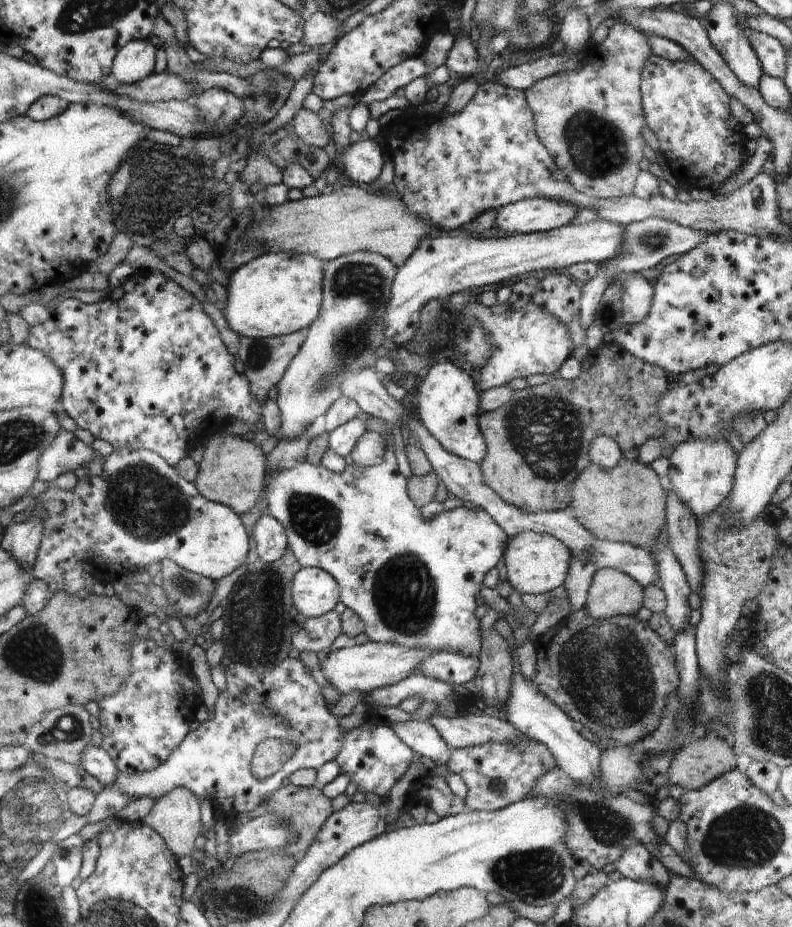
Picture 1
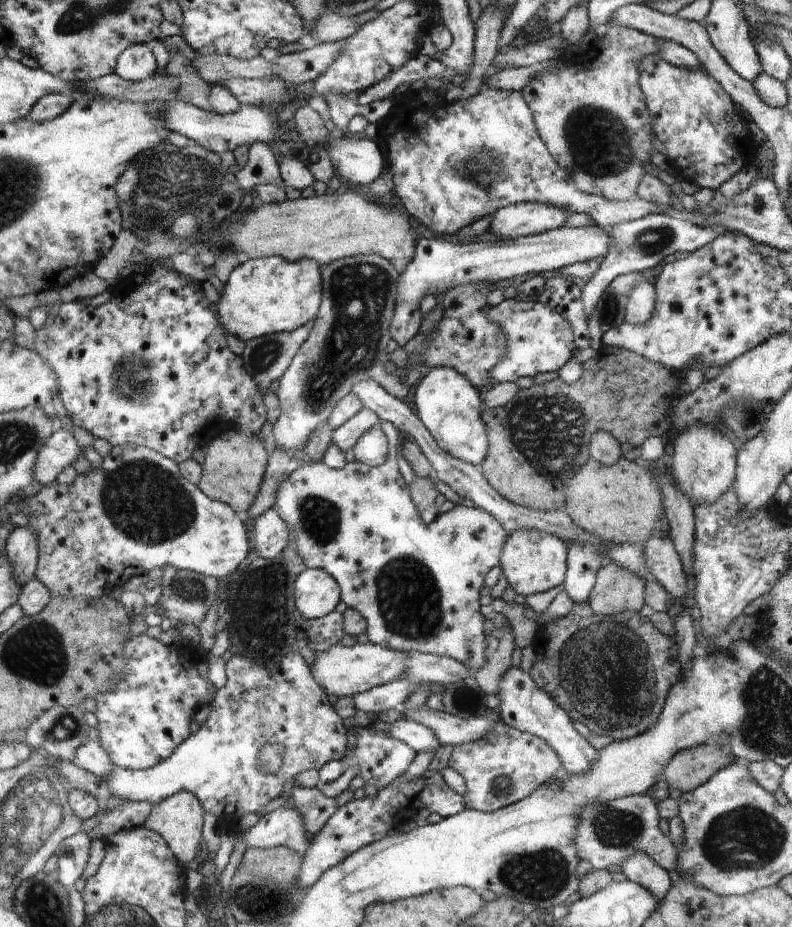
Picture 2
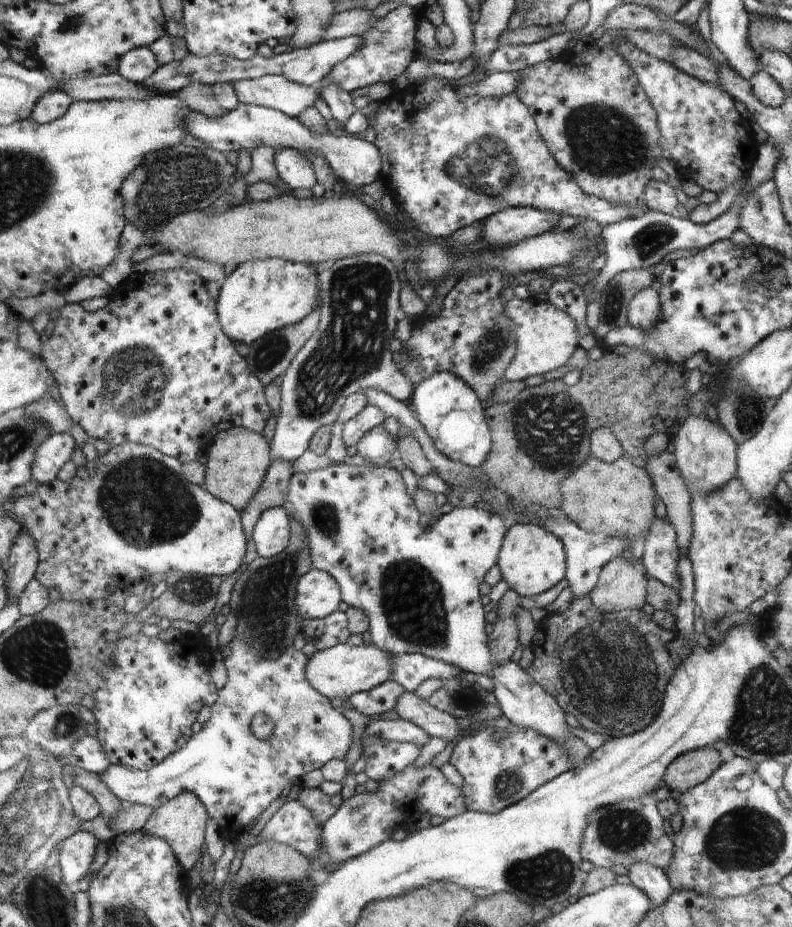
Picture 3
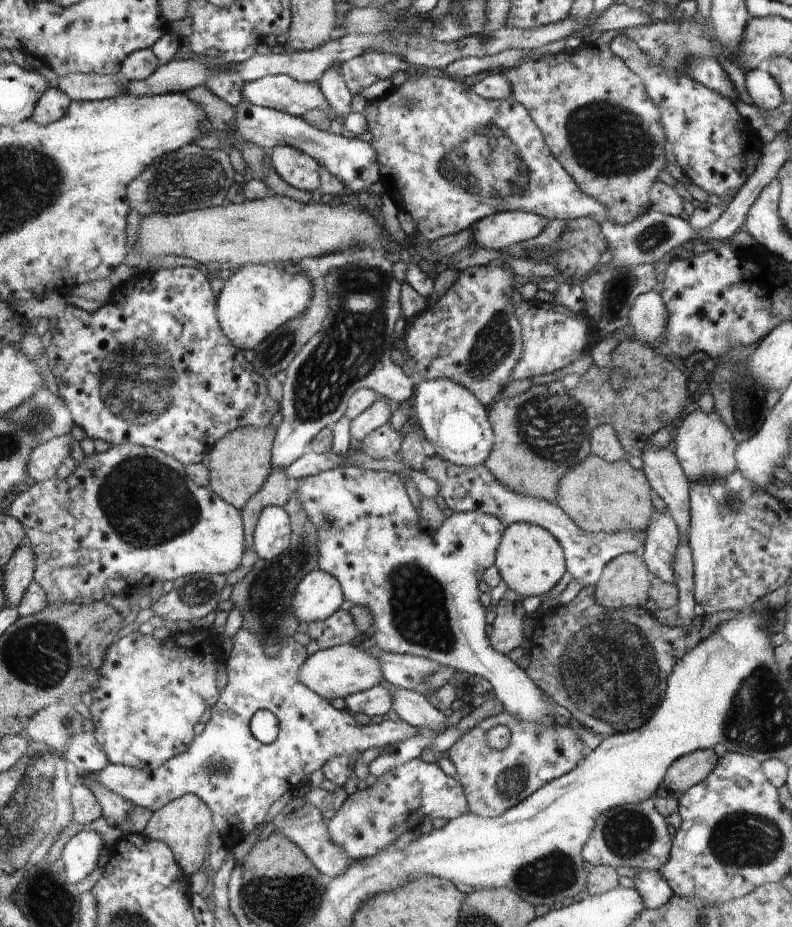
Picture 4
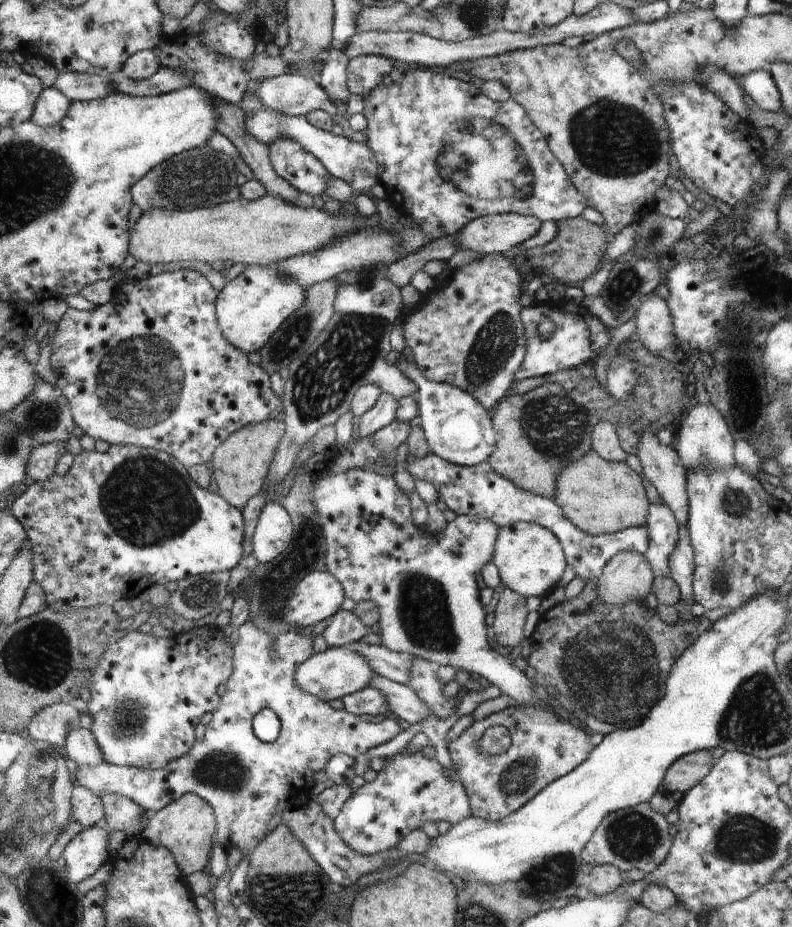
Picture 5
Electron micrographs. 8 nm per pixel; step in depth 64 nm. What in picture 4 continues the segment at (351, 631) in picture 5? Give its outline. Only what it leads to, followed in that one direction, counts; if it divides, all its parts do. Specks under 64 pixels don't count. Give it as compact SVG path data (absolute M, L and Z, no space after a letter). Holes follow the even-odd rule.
M340 609L328 620L310 623L308 635L312 640L318 640L320 648L329 649L338 645L353 644L361 630L356 626L351 614Z

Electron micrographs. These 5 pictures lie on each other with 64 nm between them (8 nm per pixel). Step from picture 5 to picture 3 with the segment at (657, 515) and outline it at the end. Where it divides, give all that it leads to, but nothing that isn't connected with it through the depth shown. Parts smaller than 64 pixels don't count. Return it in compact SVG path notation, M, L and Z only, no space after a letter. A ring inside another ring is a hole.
M656 517L645 537L640 560L648 569L649 576L678 591L682 587L678 569L682 552L673 524L667 518Z

